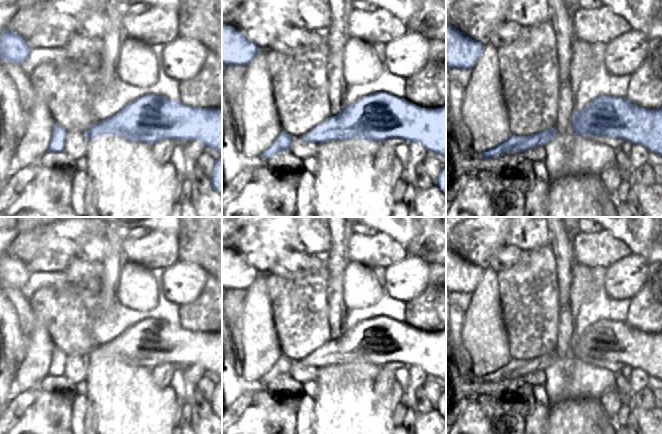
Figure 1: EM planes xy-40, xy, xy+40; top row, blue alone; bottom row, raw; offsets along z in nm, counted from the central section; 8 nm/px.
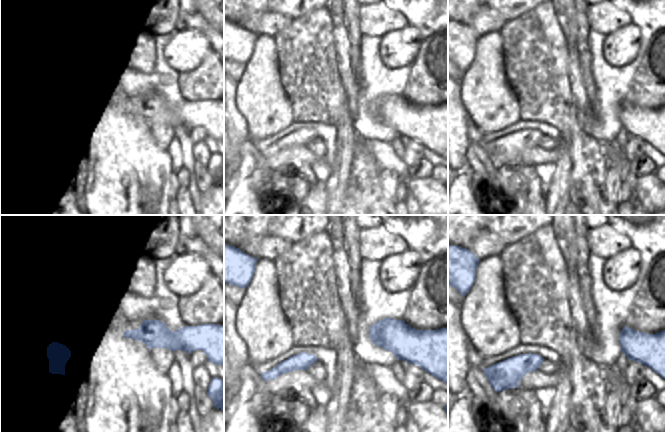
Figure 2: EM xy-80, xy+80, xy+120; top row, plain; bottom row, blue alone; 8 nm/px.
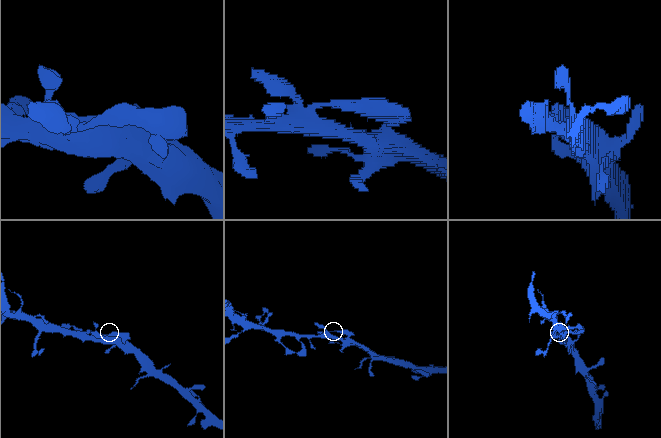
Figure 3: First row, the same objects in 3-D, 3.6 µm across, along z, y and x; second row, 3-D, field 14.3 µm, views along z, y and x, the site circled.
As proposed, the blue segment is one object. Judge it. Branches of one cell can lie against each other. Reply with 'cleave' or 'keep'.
keep

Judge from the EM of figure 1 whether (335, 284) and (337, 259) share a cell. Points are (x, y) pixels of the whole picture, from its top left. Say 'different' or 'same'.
different

